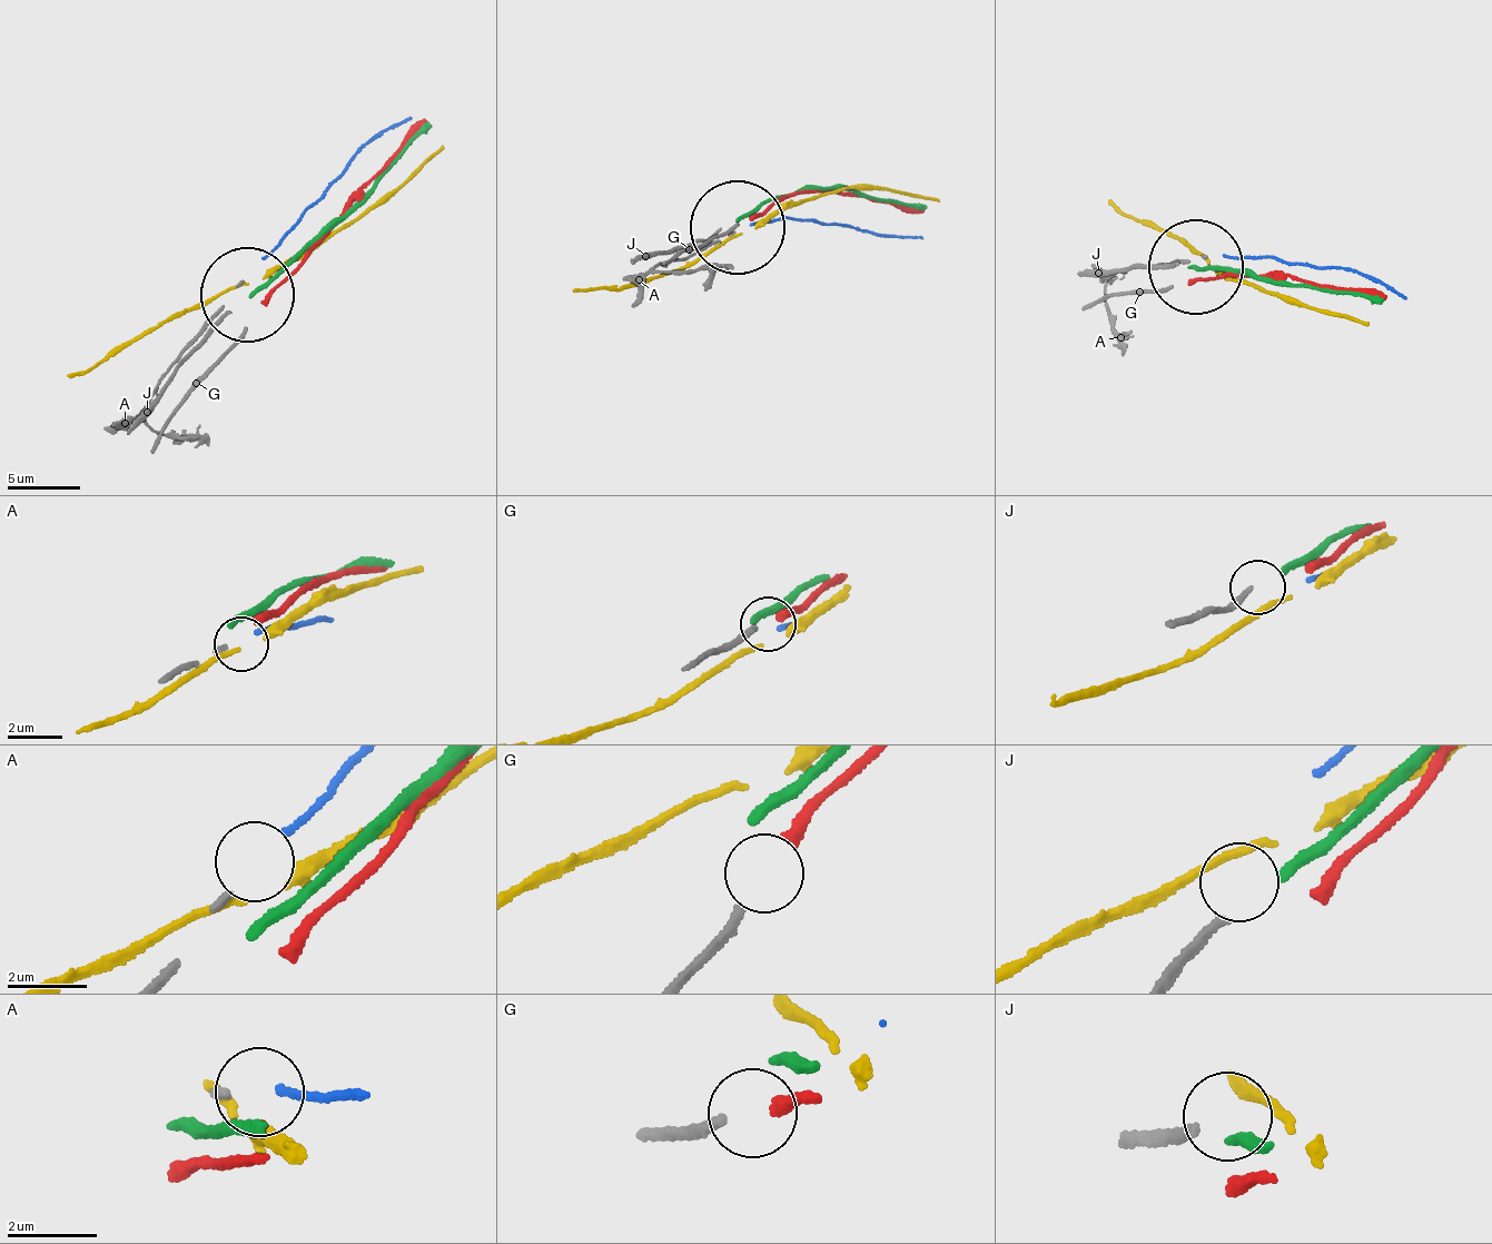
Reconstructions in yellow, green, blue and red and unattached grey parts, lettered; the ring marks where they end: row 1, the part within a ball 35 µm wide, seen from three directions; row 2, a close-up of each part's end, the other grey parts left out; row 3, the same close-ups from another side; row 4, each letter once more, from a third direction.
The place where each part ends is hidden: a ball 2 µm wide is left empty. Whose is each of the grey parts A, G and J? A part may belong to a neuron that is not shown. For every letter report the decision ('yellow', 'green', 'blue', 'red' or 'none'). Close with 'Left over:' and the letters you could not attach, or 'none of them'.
A: blue
G: red
J: none
Left over: J

